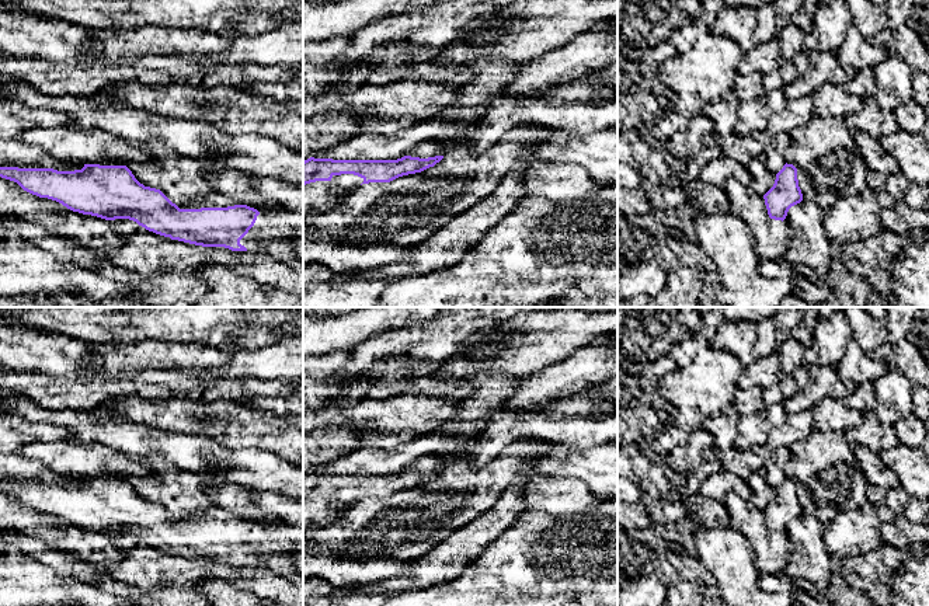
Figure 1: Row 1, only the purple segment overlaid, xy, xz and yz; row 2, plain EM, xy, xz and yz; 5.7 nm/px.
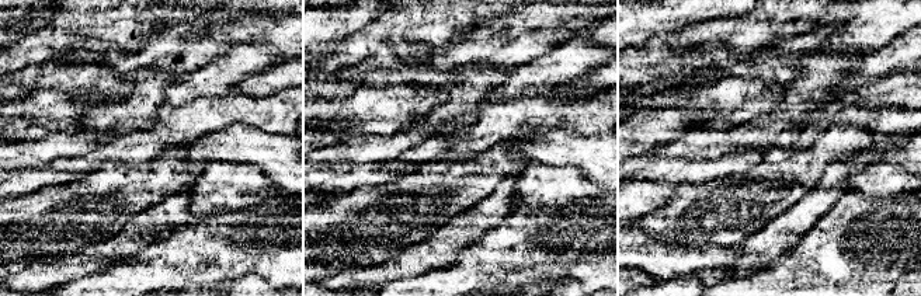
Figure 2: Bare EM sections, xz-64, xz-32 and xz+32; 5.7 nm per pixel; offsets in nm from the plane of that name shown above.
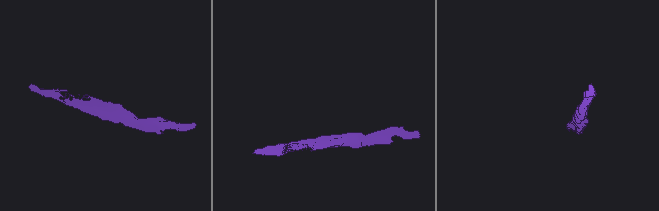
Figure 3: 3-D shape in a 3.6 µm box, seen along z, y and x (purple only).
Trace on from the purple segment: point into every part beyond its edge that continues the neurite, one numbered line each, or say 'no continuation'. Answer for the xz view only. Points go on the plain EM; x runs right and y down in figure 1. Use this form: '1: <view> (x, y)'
1: xz (344, 494)

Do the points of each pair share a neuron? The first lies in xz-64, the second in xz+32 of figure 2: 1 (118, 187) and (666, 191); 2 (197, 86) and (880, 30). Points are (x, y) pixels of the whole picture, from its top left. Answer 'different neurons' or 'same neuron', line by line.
1: different neurons
2: different neurons

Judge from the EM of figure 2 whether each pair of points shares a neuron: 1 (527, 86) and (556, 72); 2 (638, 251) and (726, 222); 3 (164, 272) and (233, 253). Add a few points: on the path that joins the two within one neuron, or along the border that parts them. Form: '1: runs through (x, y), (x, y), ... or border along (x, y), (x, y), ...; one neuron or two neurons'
1: runs through (534, 79), (549, 72); one neuron
2: border along (636, 226), (667, 241), (699, 241); two neurons
3: runs through (181, 261), (202, 253), (216, 253); one neuron

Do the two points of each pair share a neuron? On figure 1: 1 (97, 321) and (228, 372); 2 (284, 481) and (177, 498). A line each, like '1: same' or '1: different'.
1: different
2: different

